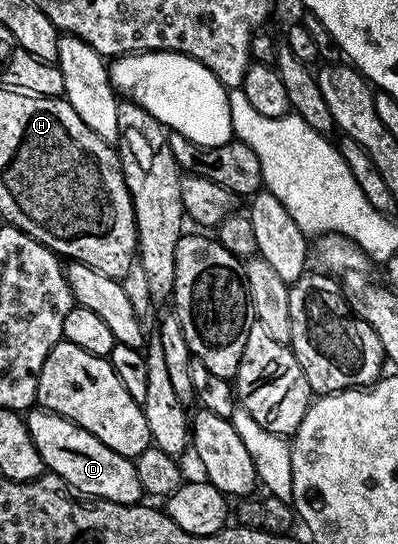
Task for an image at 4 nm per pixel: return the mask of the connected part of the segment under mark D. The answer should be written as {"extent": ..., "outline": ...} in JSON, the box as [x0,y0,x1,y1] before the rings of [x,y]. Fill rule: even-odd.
{"extent":[26,408,145,506],"outline":[[[39,408],[27,411],[26,421],[30,440],[34,440],[34,448],[38,448],[38,456],[42,456],[45,467],[62,476],[68,485],[78,488],[78,492],[127,506],[137,505],[145,497],[135,461],[114,452],[114,448],[106,448],[106,444],[86,432],[86,428]]]}

